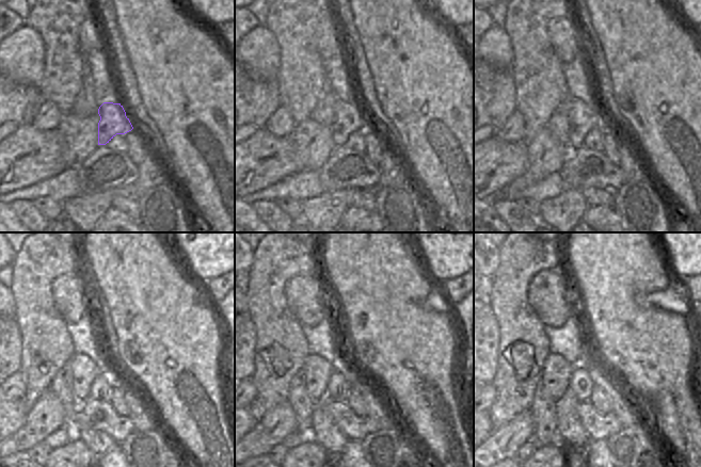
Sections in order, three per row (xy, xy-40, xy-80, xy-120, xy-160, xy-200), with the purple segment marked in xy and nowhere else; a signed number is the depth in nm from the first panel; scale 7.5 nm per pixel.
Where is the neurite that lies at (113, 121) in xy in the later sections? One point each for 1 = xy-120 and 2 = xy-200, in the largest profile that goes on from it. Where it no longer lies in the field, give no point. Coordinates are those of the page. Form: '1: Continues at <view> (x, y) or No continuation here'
1: Continues at xy-120 (83, 369)
2: Continues at xy-200 (556, 370)

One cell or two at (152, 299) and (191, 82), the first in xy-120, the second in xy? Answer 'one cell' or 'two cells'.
one cell

